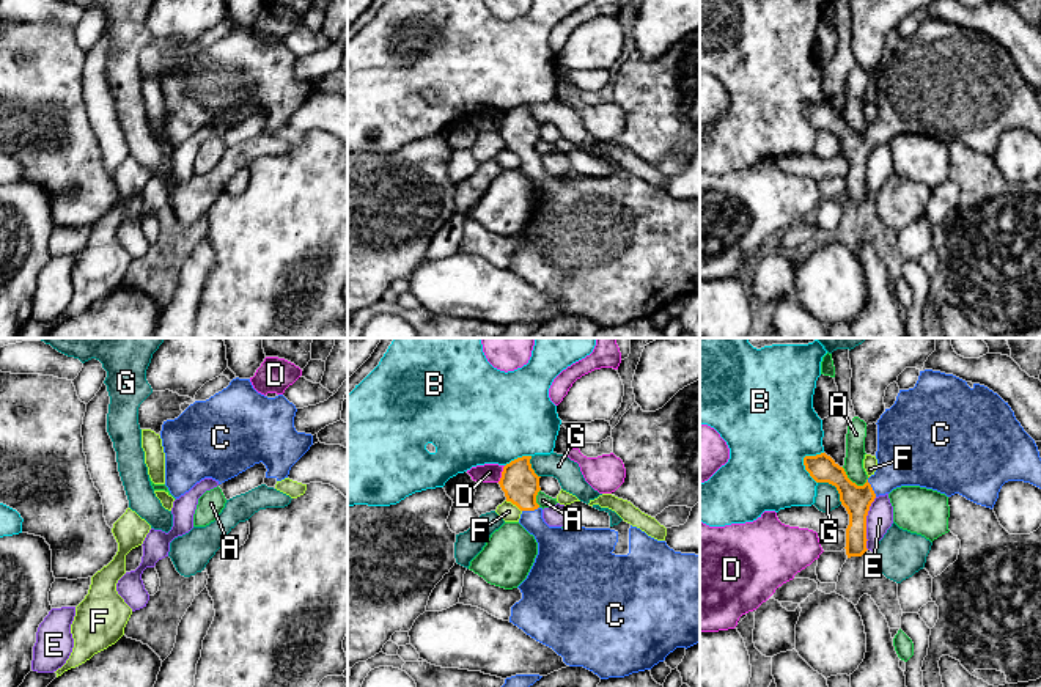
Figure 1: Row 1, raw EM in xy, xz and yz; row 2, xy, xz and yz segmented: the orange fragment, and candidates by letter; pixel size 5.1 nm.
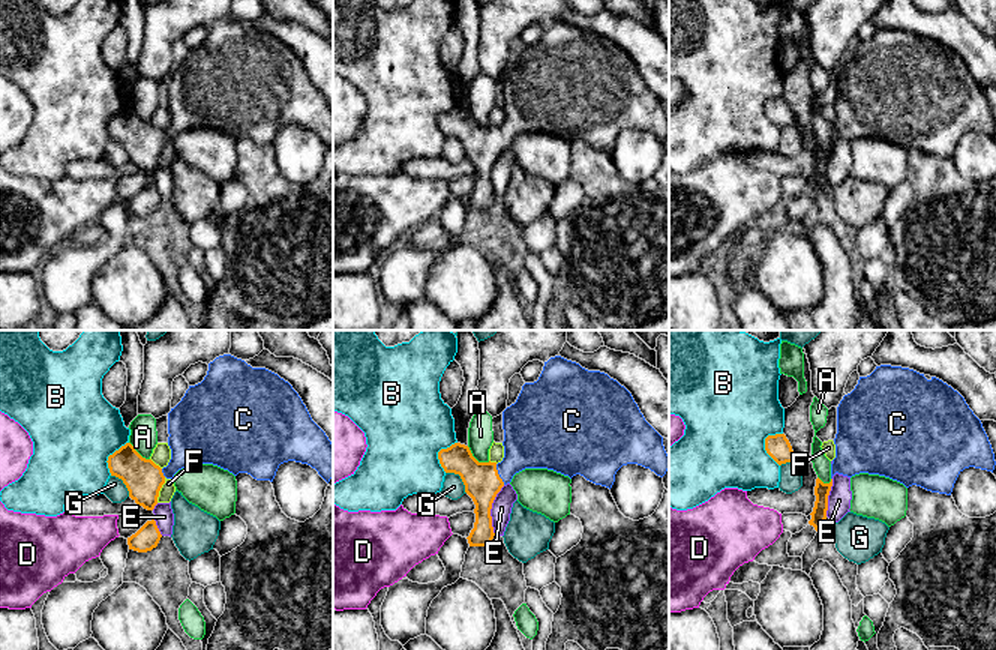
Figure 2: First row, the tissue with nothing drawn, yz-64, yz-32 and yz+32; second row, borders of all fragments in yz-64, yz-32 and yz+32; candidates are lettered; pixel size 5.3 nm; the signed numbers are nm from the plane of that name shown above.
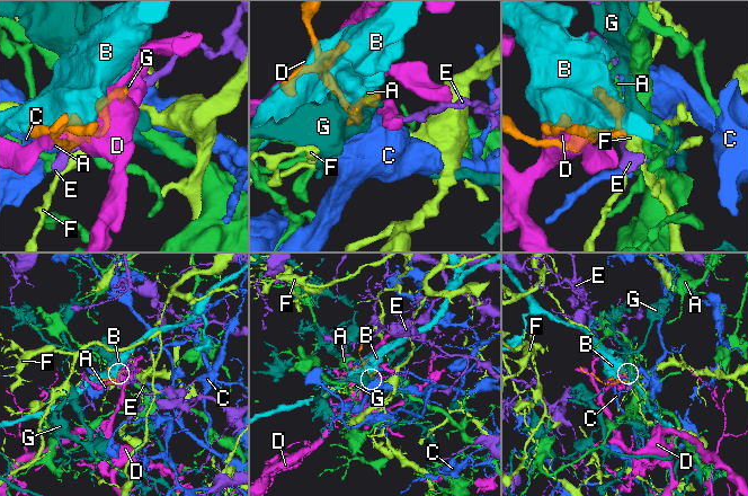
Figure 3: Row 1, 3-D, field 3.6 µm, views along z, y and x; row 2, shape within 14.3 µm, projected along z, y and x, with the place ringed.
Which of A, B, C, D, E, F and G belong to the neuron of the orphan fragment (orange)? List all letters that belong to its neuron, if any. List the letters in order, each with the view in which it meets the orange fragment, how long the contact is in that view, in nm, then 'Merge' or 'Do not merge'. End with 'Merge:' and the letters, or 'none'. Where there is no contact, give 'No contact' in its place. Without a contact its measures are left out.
A: Touches orange in yz. Shared border 150 nm. Do not merge
B: Touches orange in yz. Shared border 170 nm. Do not merge
C: Touches orange in yz. Shared border 110 nm. Merge
D: Touches orange in xz. Shared border 100 nm. Do not merge
E: Touches orange in yz. Shared border 280 nm. Do not merge
F: Touches orange in xz. Shared border 110 nm. Do not merge
G: Touches orange in yz. Shared border 170 nm. Do not merge
Merge: C

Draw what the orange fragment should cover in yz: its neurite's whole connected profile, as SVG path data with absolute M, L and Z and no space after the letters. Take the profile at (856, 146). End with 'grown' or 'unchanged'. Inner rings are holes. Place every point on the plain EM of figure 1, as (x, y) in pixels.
M920 19L914 36L899 38L895 52L877 68L877 116L863 134L852 130L844 116L826 101L805 104L805 118L816 130L837 135L849 162L846 203L862 204L866 197L866 163L876 145L901 134L920 134L994 156L1002 134L1024 129L1041 137L1041 105L1035 88L997 41L940 19Z; grown

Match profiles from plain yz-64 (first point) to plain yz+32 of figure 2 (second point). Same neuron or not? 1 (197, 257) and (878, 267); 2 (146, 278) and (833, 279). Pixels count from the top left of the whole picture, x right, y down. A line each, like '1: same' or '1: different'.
1: same
2: different

